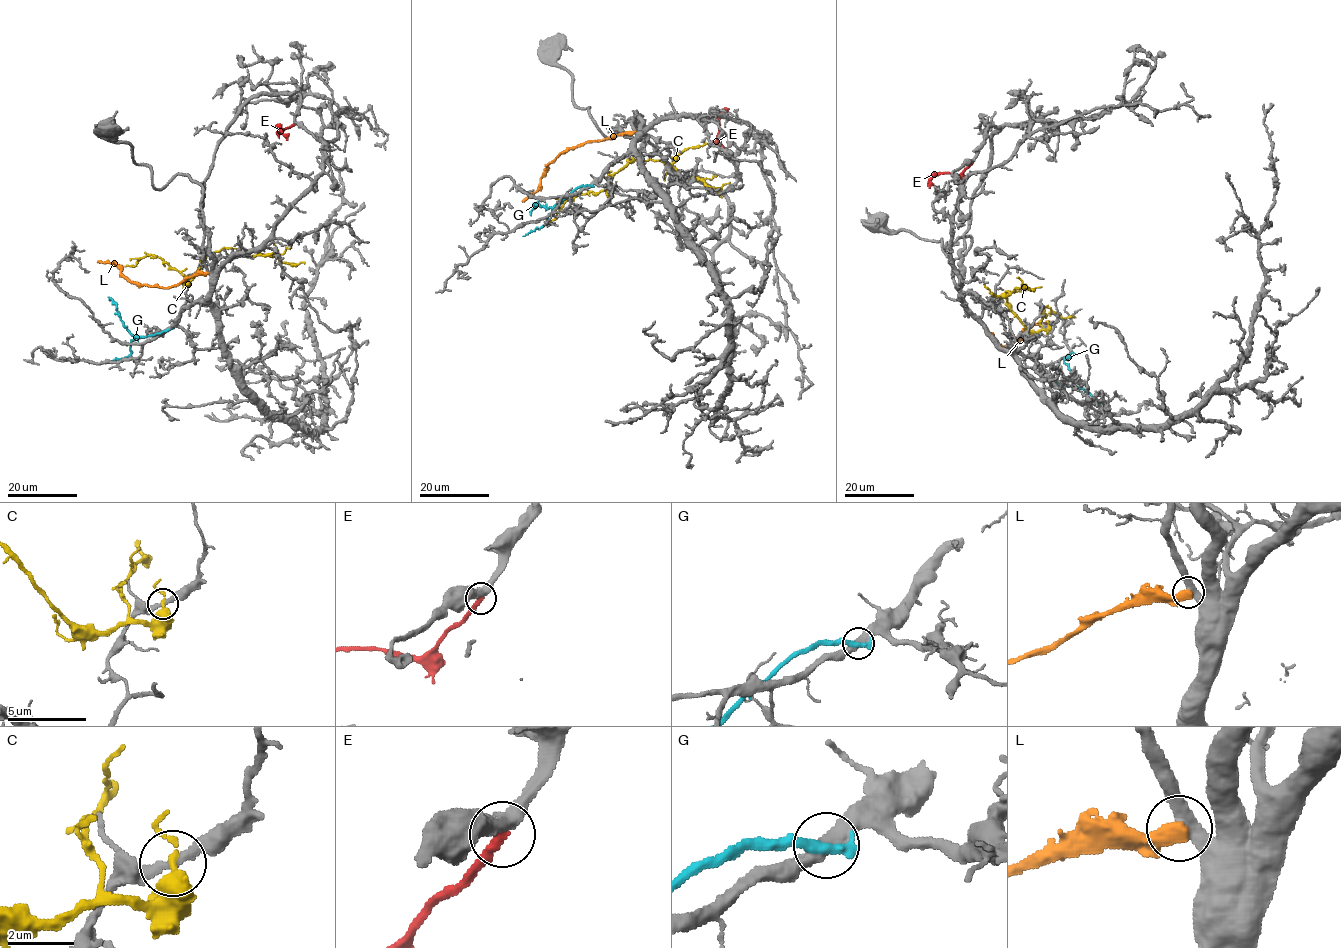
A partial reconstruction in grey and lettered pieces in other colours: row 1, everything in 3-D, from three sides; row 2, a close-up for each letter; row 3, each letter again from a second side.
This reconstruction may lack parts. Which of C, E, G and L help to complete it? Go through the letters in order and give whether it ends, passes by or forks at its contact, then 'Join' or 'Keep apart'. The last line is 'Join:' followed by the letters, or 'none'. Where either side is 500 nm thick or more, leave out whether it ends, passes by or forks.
C: It passes by. Keep apart
E: It ends there. Join
G: It ends there. Keep apart
L: Keep apart
Join: E

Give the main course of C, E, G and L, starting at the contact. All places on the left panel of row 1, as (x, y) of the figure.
C: (186, 282), (186, 286), (209, 253), (222, 249), (257, 251), (276, 255), (282, 262), (304, 263)
E: (293, 124), (280, 131), (279, 125), (287, 139)
G: (170, 329), (137, 338), (124, 326), (116, 304), (110, 298), (110, 300)
L: (207, 273), (198, 273), (177, 284), (160, 287), (135, 284), (121, 273), (121, 267), (114, 261), (97, 261)

